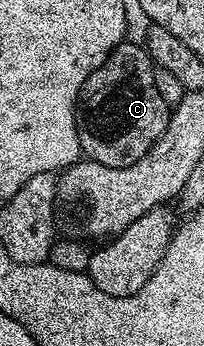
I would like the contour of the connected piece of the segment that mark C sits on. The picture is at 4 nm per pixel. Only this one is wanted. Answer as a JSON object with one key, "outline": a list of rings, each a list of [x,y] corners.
{"outline":[[[116,45],[109,58],[81,84],[77,134],[82,154],[107,167],[131,167],[169,126],[171,107],[155,88],[155,66],[140,45]]]}

